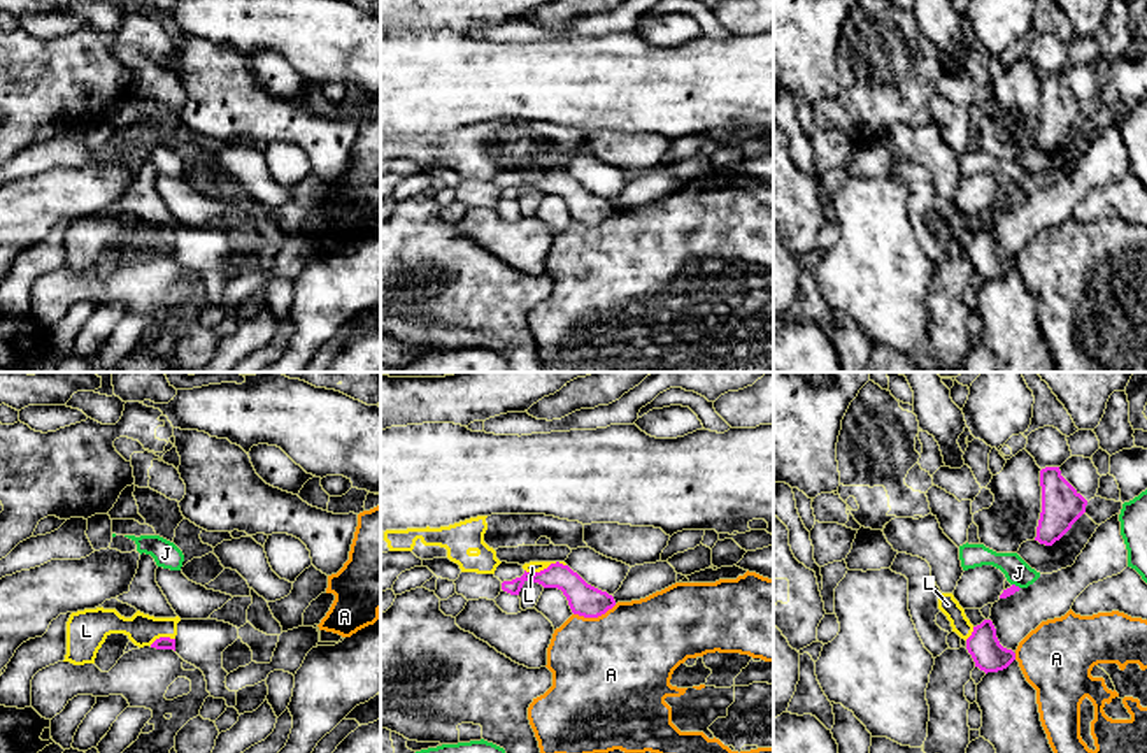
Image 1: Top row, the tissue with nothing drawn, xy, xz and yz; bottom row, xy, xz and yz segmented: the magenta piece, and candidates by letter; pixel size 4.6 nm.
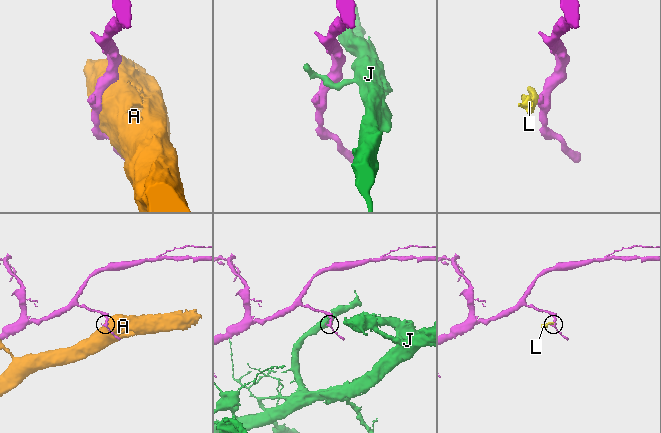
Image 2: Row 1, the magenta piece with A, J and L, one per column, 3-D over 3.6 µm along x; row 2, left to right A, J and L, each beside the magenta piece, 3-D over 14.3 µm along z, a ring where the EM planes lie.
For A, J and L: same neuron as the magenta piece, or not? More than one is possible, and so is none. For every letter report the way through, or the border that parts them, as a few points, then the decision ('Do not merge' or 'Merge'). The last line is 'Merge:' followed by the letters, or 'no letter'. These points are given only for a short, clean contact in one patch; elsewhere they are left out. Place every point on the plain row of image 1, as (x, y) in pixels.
A: Do not merge
J: Boundary: yz (1012, 190), (1019, 195). Do not merge
L: Boundary: xz (565, 171), (553, 169), (534, 179), (525, 178). Do not merge
Merge: no letter

